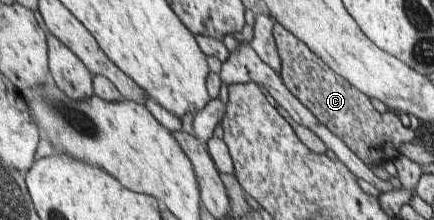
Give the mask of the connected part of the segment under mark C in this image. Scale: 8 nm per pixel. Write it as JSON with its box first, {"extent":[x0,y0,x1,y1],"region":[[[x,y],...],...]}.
{"extent":[274,22,417,167],"region":[[[276,22],[274,36],[282,59],[282,70],[279,74],[288,90],[369,167],[381,165],[385,161],[393,163],[402,154],[404,145],[416,141],[417,129],[406,126],[397,111],[387,109],[385,113],[379,113],[375,105],[371,106],[371,99],[365,92],[333,71],[321,56],[292,31],[283,27],[283,24]]]}

